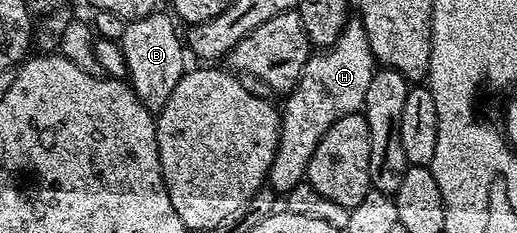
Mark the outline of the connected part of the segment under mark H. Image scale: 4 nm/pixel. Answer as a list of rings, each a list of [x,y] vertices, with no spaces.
[[[358,17],[347,19],[345,29],[332,46],[311,54],[296,85],[285,96],[286,111],[284,107],[280,115],[276,155],[272,157],[268,176],[268,185],[275,193],[285,193],[303,182],[308,161],[312,161],[312,153],[316,153],[316,145],[320,145],[320,137],[324,137],[340,117],[357,115],[365,108],[368,85],[372,85],[375,70],[376,60],[368,45],[368,33]]]

